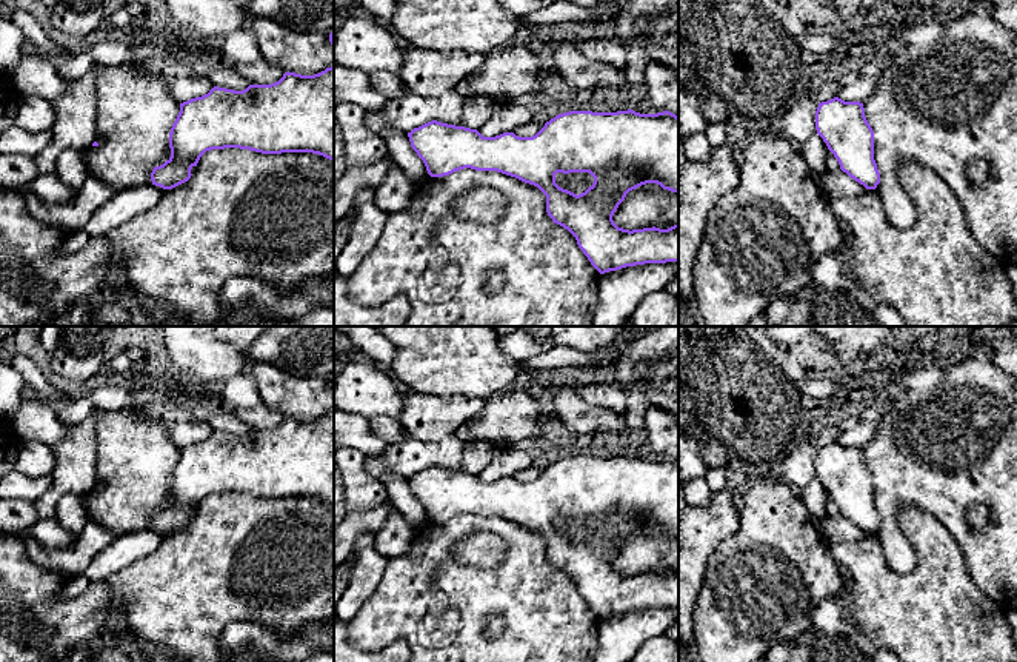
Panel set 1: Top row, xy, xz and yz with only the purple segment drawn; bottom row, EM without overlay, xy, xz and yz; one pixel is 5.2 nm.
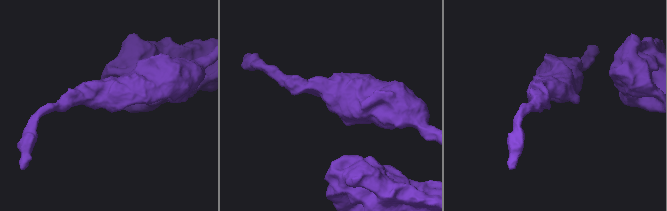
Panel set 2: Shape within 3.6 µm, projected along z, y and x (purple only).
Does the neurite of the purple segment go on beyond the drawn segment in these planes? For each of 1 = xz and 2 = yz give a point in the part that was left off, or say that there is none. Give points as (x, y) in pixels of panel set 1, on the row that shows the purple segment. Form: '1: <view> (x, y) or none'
1: none
2: none

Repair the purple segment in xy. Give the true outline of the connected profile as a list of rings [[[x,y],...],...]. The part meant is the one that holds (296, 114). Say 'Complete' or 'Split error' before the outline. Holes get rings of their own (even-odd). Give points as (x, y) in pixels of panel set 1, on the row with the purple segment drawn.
Complete. [[[334,65],[314,75],[285,72],[271,85],[249,85],[243,91],[214,86],[208,94],[180,103],[169,132],[171,157],[151,172],[152,185],[172,189],[191,179],[191,169],[211,149],[240,148],[262,154],[312,152],[334,160]]]

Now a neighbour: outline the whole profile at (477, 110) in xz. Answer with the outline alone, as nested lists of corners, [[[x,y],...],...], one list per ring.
[[[466,94],[462,114],[462,126],[478,131],[485,122],[505,109],[508,103],[509,102],[505,100]]]

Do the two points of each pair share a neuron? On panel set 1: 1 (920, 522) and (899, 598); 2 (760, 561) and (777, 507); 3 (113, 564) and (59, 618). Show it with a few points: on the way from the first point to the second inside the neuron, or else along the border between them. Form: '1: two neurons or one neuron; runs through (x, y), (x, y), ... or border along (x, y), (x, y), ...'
1: one neuron; runs through (925, 541), (925, 571), (917, 579)
2: one neuron; runs through (774, 547), (776, 521)
3: two neurons; border along (106, 579), (91, 584), (76, 596), (57, 593)

